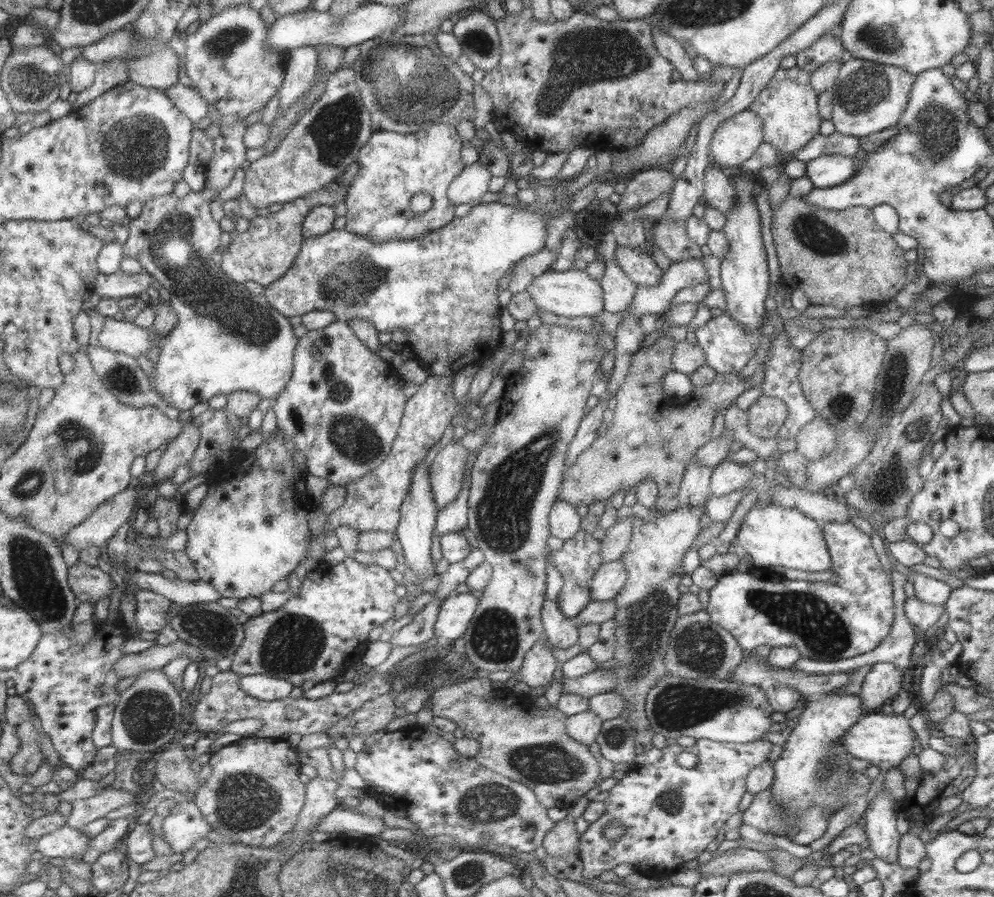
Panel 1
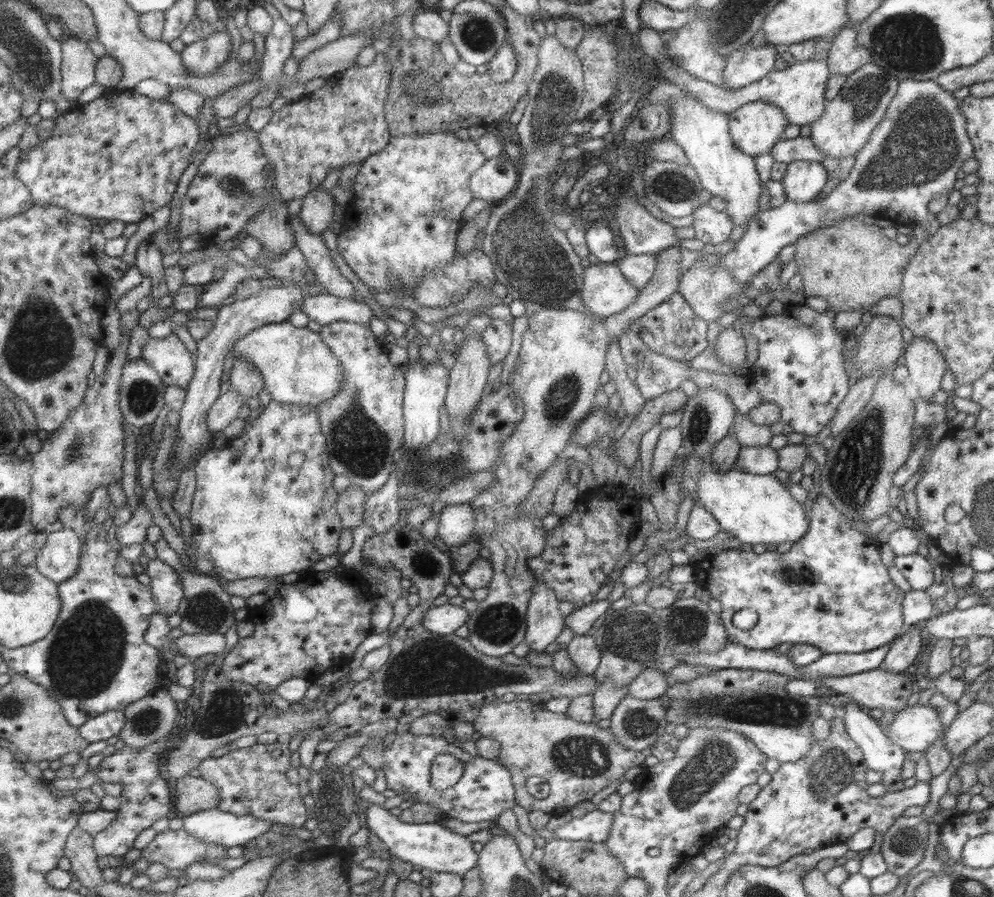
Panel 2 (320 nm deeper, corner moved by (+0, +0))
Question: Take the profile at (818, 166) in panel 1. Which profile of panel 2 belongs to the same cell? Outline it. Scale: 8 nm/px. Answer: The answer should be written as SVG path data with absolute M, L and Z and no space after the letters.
M793 161L786 164L780 183L787 201L811 202L828 188L827 178L818 162Z

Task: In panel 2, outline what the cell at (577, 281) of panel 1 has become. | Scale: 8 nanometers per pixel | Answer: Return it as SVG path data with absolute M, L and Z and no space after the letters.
M597 261L584 268L581 300L589 312L600 317L623 312L638 293L617 266Z

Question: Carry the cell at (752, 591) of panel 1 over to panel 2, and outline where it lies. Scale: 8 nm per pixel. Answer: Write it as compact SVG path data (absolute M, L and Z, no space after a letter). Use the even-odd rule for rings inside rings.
M820 494L815 498L809 513L811 514L808 519L808 529L806 530L806 533L803 537L799 538L798 541L791 544L788 552L779 554L779 552L774 551L773 548L765 547L747 550L747 552L741 548L728 548L727 550L723 550L723 552L711 554L705 556L700 561L693 562L694 582L699 587L709 590L711 598L720 602L722 609L719 618L722 620L728 638L733 642L744 644L750 649L774 649L774 647L782 642L790 642L793 645L810 644L812 647L819 648L822 654L867 652L868 650L879 648L880 646L887 644L890 640L894 640L894 638L905 628L901 606L904 592L903 590L900 590L893 581L891 581L887 573L887 568L881 563L881 558L878 553L878 547L881 545L881 542L877 540L875 536L867 536L865 533L853 529L849 524L849 521L853 520L837 513L837 510L831 505L831 502ZM741 608L750 608L751 610L755 610L759 615L757 624L749 630L737 630L737 628L733 628L733 624L731 624L731 615L733 612L741 610Z

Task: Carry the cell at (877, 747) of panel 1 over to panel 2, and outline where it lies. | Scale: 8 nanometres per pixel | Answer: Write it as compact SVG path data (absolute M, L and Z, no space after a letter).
M906 706L895 714L889 727L880 725L882 731L892 743L905 751L925 751L938 739L942 731L942 722L931 706Z

